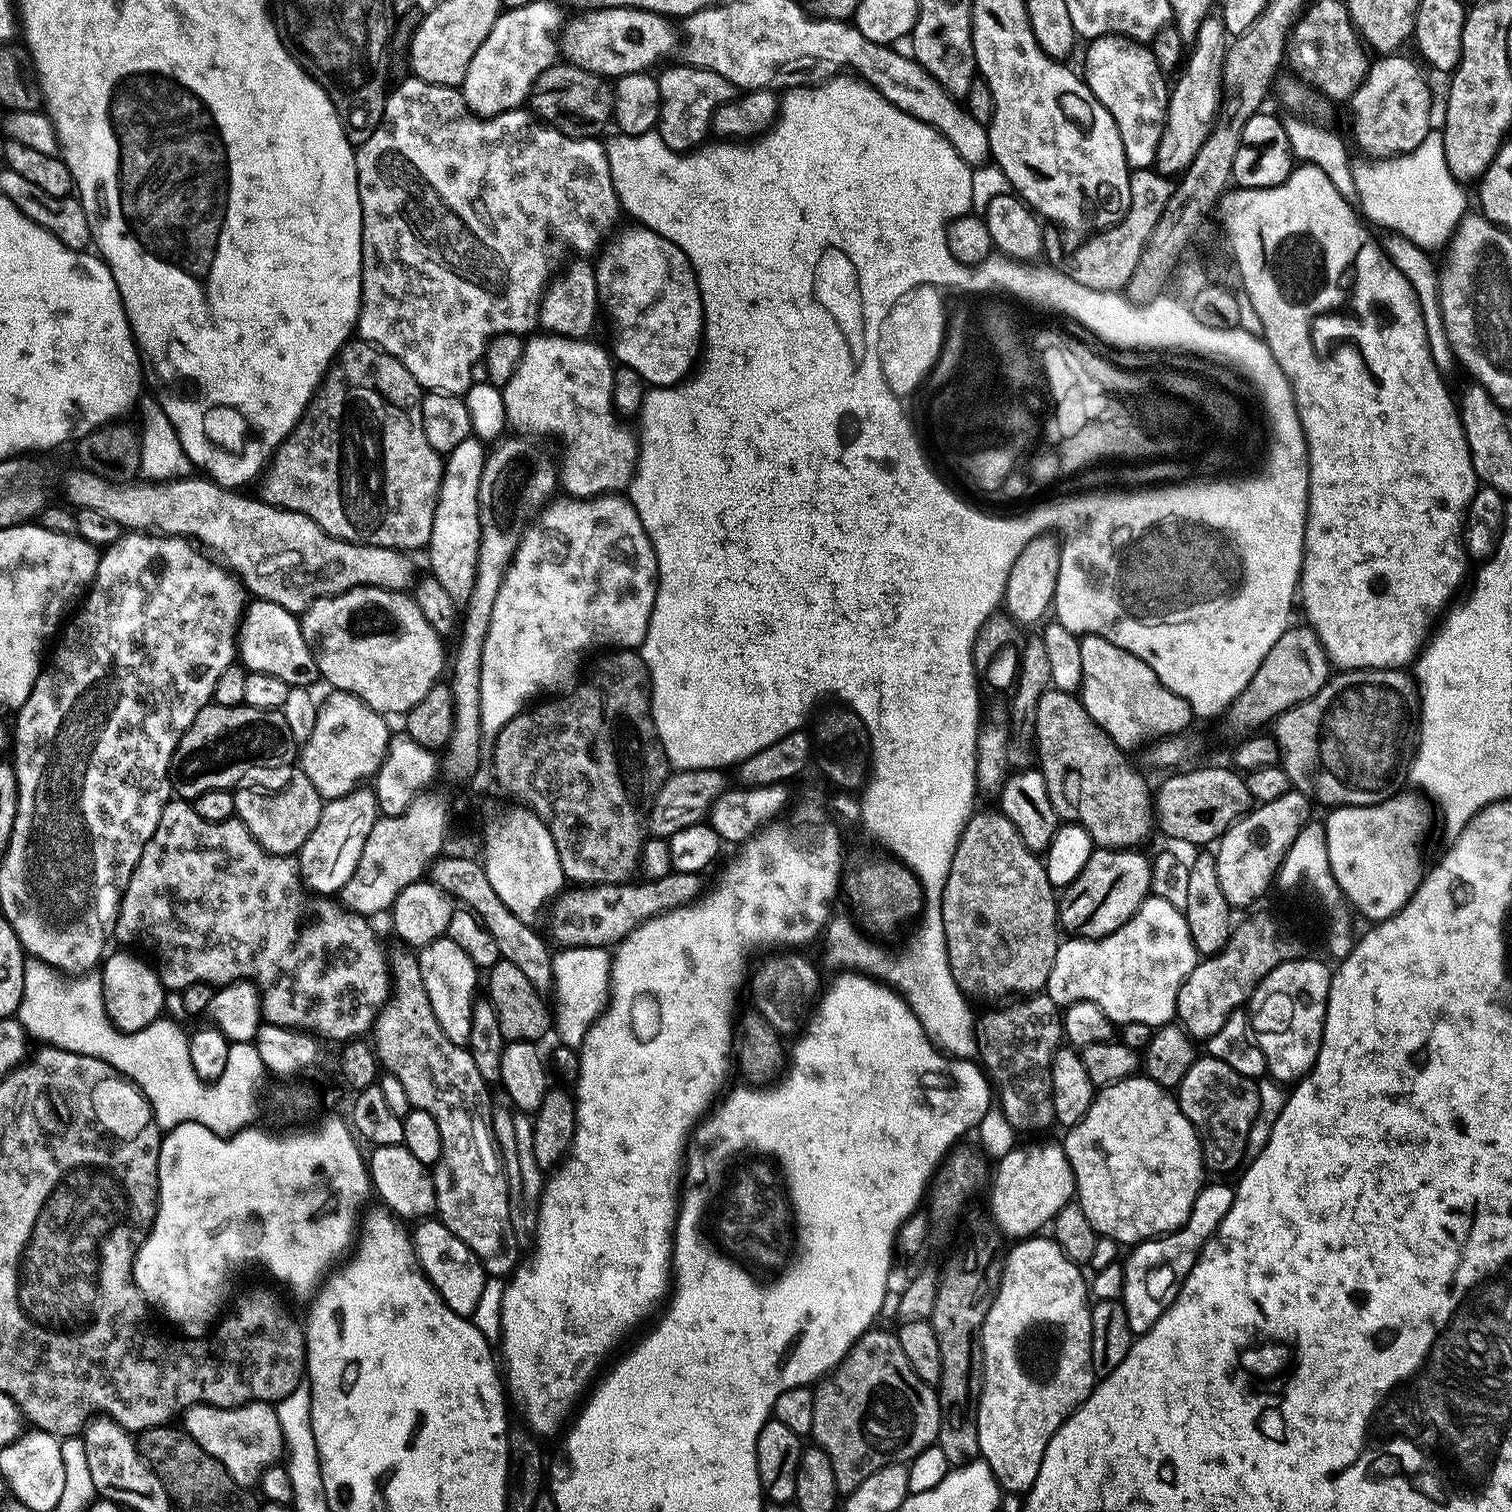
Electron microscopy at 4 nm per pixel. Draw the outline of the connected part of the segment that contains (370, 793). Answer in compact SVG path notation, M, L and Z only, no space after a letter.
M361 786L342 798L327 801L318 826L314 826L314 834L306 838L298 853L303 887L320 898L339 893L340 888L350 882L350 874L354 874L354 866L358 866L358 858L362 858L362 846L366 846L366 838L370 838L377 818L376 793L371 787Z

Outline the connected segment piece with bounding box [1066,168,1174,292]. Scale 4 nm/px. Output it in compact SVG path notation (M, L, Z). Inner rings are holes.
M1138 168L1130 175L1130 206L1126 214L1114 225L1103 232L1097 232L1085 239L1072 252L1072 265L1066 273L1081 286L1088 286L1096 292L1120 292L1127 289L1130 278L1134 274L1134 266L1138 266L1138 258L1150 238L1154 234L1154 226L1158 226L1158 218L1162 218L1162 210L1166 210L1166 202L1172 197L1173 181L1152 168Z

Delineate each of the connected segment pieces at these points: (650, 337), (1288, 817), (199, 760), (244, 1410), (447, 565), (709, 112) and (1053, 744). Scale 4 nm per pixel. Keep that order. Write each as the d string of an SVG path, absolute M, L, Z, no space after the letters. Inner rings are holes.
M631 227L624 233L621 231L611 241L613 244L608 249L603 249L605 252L600 262L594 266L600 306L603 315L608 315L608 324L612 327L610 352L621 365L636 370L645 385L670 388L681 383L701 359L704 342L704 303L700 297L696 275L686 254L682 254L682 250L674 246L674 242L666 242L662 234L654 234L654 230Z
M1290 790L1282 794L1282 798L1274 798L1274 802L1256 804L1239 820L1234 821L1220 837L1214 855L1218 886L1222 886L1222 894L1226 894L1229 908L1248 908L1255 900L1260 900L1267 894L1268 887L1273 887L1287 851L1310 820L1308 804L1310 805L1309 797L1303 792Z
M242 703L238 706L207 704L198 718L182 734L168 765L173 793L179 799L194 801L206 790L235 789L244 768L284 768L295 761L298 745L286 726L280 710L258 710Z
M252 1400L237 1408L216 1408L213 1404L195 1404L182 1413L182 1428L188 1437L210 1458L222 1462L222 1466L243 1488L251 1489L259 1481L264 1469L275 1465L285 1455L282 1428L278 1426L278 1414L272 1404Z
M470 435L454 450L447 453L442 474L442 486L434 510L434 530L430 530L430 542L426 546L431 575L455 598L466 598L474 586L480 545L478 522L478 486L482 482L485 441Z
M681 62L677 68L668 68L664 73L659 73L658 79L660 82L658 131L664 145L672 152L681 154L700 148L709 139L707 136L710 136L714 114L723 104L733 103L738 95L738 89L730 82L726 82L726 78L722 78L722 74L714 74L714 70L706 70L705 68L694 68L687 62Z
M1049 686L1038 698L1038 710L1036 711L1034 731L1036 731L1036 750L1040 754L1038 771L1044 775L1046 790L1050 794L1050 802L1054 806L1057 817L1064 822L1078 822L1089 832L1089 836L1095 847L1136 848L1137 846L1140 846L1140 843L1147 838L1148 831L1153 831L1154 828L1154 800L1150 795L1150 788L1148 792L1147 782L1128 766L1128 762L1124 758L1124 756L1126 756L1125 749L1119 748L1106 734L1106 730L1102 730L1102 726L1098 726L1098 722L1094 722L1094 718L1090 718L1090 714L1086 714L1084 704L1080 701L1079 695L1073 694L1071 691L1062 688L1053 688Z

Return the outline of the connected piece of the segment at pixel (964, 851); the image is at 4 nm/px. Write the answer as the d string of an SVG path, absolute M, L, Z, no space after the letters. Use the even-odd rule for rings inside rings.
M999 810L993 812L973 811L964 833L960 835L958 846L954 850L954 862L950 862L950 874L946 878L946 886L942 894L942 922L946 934L946 950L950 958L950 970L954 974L954 982L963 988L965 993L972 994L975 988L984 992L1016 992L1012 994L1036 994L1047 985L1050 978L1050 966L1054 966L1054 954L1058 954L1058 946L1062 939L1061 929L1058 927L1058 892L1047 878L1045 861L1037 853L1032 852L1022 842L1018 830Z

